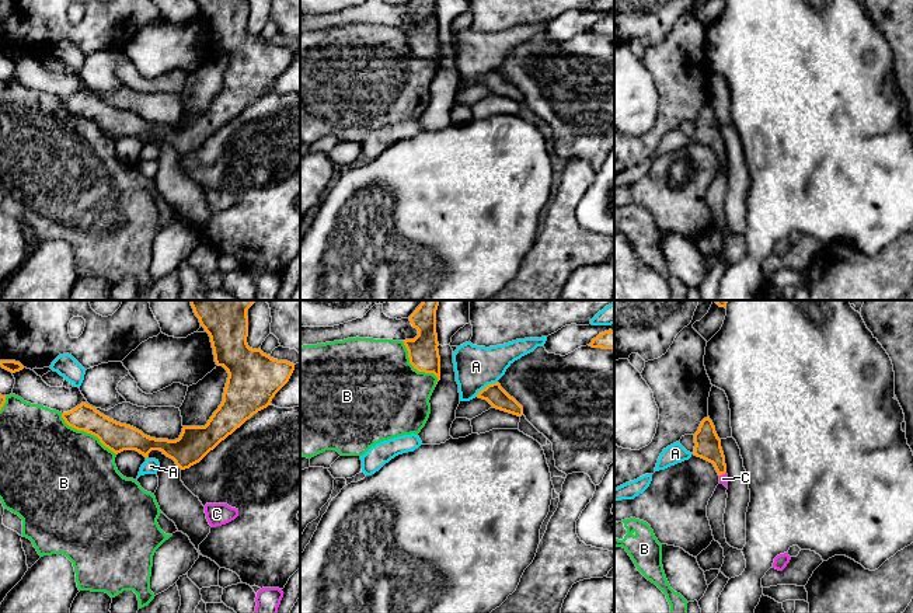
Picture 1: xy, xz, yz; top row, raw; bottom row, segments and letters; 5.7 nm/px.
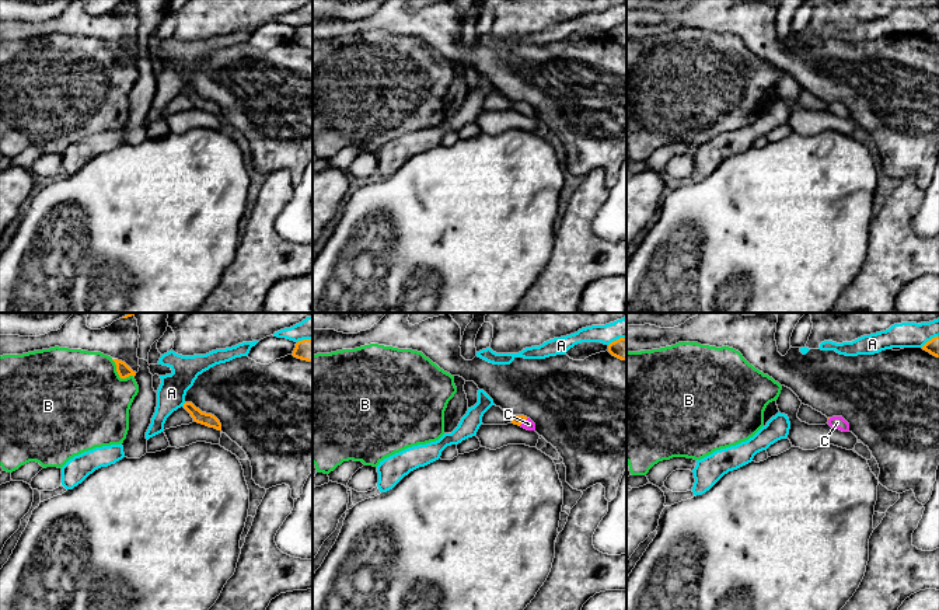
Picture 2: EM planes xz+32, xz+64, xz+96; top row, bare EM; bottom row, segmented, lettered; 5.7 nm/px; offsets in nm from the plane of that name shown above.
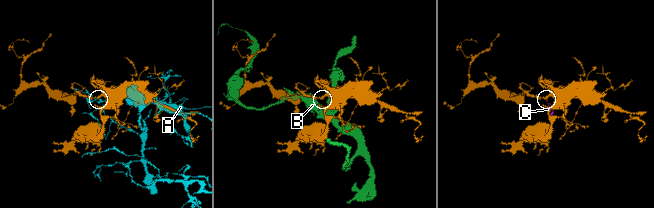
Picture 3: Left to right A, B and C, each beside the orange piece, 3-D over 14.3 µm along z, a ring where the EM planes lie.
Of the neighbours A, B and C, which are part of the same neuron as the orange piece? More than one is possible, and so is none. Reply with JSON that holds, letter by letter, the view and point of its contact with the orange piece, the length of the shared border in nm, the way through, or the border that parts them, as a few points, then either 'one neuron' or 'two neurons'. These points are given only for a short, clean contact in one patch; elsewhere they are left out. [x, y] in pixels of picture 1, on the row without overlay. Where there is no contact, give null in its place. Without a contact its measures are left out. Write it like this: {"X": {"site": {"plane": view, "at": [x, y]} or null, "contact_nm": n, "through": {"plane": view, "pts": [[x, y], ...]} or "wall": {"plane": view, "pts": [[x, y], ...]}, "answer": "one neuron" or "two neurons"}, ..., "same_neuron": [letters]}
{"A": {"site": {"plane": "xz", "at": [487, 72]}, "contact_nm": 160, "answer": "two neurons"}, "B": {"site": {"plane": "xy", "at": [87, 118]}, "contact_nm": 400, "answer": "two neurons"}, "C": {"site": {"plane": "yz", "at": [722, 159]}, "contact_nm": 50, "through": {"plane": "yz", "pts": [[707, 132], [717, 143], [722, 159], [722, 164]]}, "answer": "one neuron"}, "same_neuron": ["C"]}

